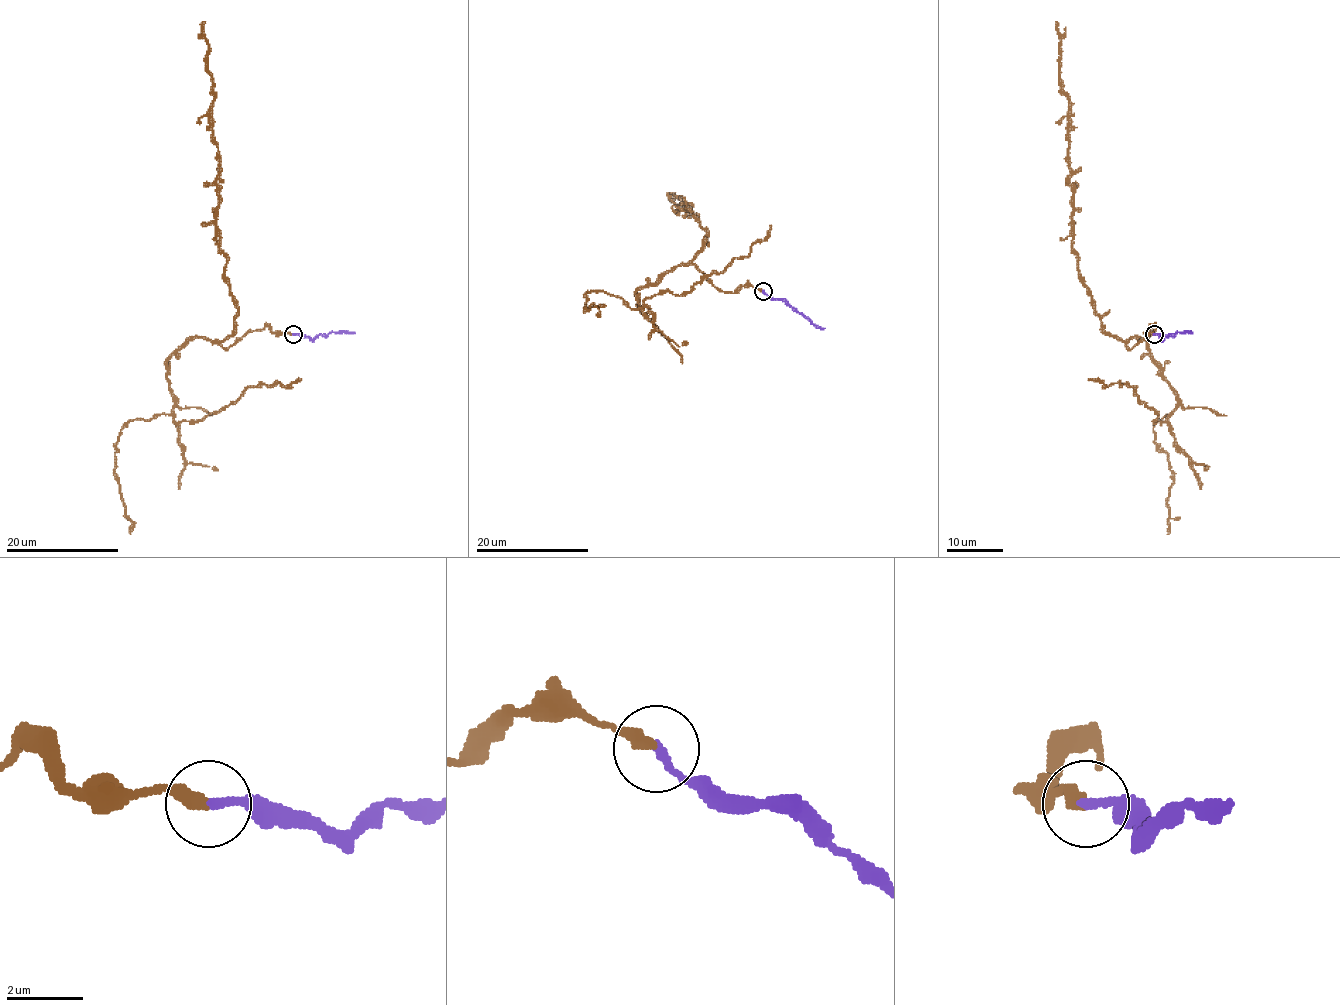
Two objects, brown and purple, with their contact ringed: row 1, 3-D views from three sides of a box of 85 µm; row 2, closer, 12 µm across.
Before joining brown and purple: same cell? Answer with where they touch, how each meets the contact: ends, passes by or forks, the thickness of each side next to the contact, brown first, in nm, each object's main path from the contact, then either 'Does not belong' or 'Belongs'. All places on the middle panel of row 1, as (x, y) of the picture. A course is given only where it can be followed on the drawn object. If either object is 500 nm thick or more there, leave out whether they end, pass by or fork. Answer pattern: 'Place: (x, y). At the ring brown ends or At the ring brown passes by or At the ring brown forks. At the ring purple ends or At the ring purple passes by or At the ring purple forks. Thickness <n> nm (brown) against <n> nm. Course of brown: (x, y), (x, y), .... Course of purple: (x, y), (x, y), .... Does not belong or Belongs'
Place: (763, 291). At the ring brown ends. At the ring purple ends. Thickness 360 nm (brown) against 220 nm. Course of brown: (762, 291), (751, 286), (720, 291), (690, 262), (707, 232), (689, 207), (682, 207), (682, 197), (672, 192). Course of purple: (762, 291), (774, 298), (785, 300), (813, 324), (825, 328). Does not belong

